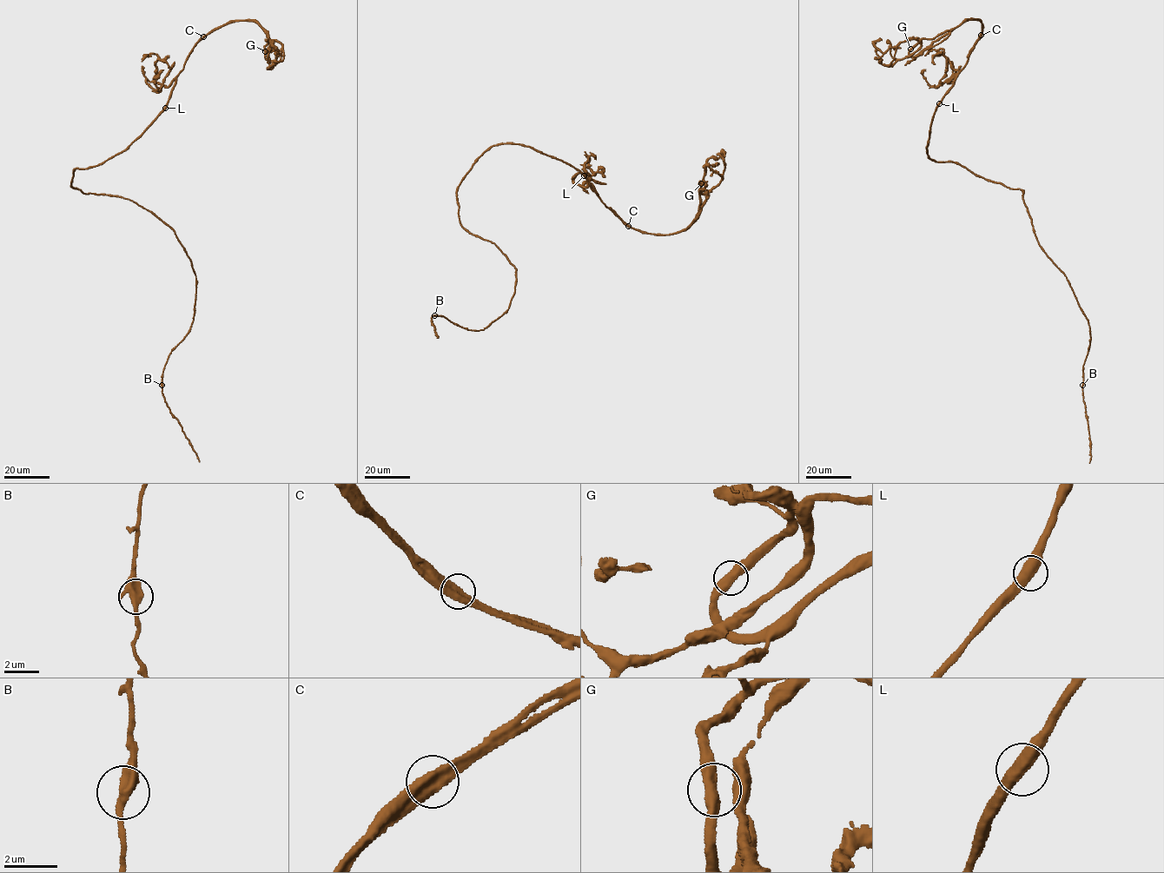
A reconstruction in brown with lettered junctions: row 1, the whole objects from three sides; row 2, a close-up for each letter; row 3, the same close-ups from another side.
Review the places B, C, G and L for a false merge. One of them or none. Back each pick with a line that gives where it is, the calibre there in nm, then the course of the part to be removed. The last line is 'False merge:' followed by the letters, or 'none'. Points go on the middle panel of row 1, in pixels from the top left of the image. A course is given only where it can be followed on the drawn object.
C: (628, 226) | 500 nm | (628, 226), (656, 234), (685, 230), (697, 218), (708, 196), (700, 189), (706, 162), (722, 154)
False merge: C

